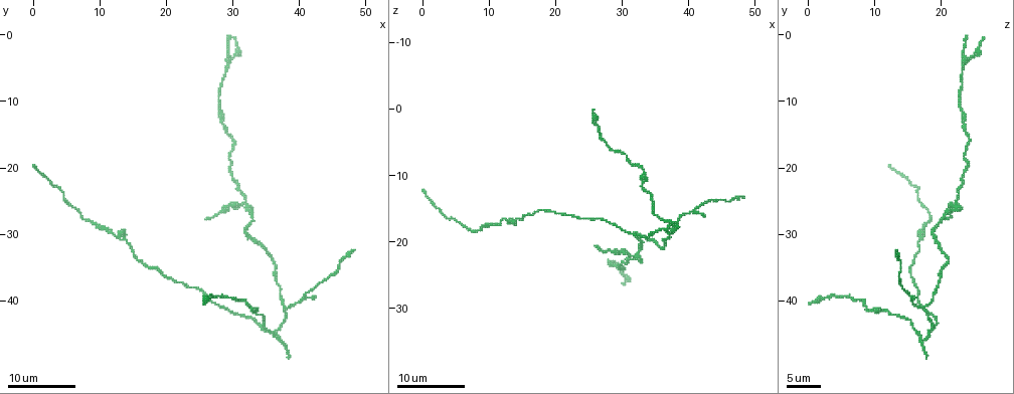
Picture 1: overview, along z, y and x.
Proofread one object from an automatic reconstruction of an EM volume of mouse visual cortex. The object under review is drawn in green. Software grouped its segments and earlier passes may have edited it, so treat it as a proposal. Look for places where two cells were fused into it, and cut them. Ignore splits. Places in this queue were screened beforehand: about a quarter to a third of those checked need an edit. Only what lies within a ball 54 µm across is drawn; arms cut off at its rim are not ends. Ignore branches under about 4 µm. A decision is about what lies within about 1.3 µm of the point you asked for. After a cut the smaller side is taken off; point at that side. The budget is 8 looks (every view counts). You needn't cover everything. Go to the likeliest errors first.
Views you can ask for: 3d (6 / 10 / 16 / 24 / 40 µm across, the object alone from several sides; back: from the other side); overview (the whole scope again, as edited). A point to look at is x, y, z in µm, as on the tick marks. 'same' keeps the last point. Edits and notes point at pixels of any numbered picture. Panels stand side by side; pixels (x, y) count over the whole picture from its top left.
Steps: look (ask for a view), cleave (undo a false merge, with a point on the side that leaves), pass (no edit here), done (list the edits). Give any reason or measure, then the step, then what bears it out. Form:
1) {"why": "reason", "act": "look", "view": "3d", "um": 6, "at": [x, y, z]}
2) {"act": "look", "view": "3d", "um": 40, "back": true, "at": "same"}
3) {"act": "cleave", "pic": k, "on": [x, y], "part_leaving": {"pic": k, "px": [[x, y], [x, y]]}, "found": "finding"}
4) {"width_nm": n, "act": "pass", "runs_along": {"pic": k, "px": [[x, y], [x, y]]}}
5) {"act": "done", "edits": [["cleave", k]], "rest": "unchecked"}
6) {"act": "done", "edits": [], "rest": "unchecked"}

{"why": "three-way junction", "act": "look", "view": "3d", "um": 24, "at": [32.0, 25.5, 22.5]}

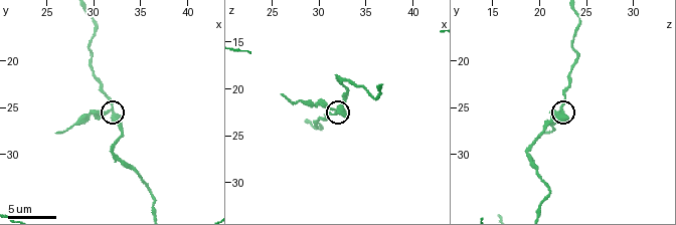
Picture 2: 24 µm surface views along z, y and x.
{"act": "look", "view": "3d", "um": 6, "at": [31.8, 25.4, 22.4]}

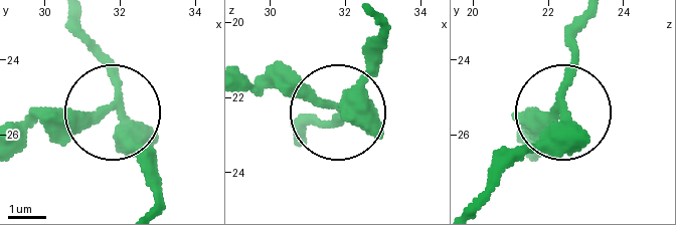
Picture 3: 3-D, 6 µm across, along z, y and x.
{"side_arm_um": 7, "arms": 3, "act": "cleave", "pic": 3, "on": [64, 132], "found": "a second cell is stuck on"}

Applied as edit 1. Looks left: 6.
{"why": "see it whole again", "act": "look", "view": "overview"}

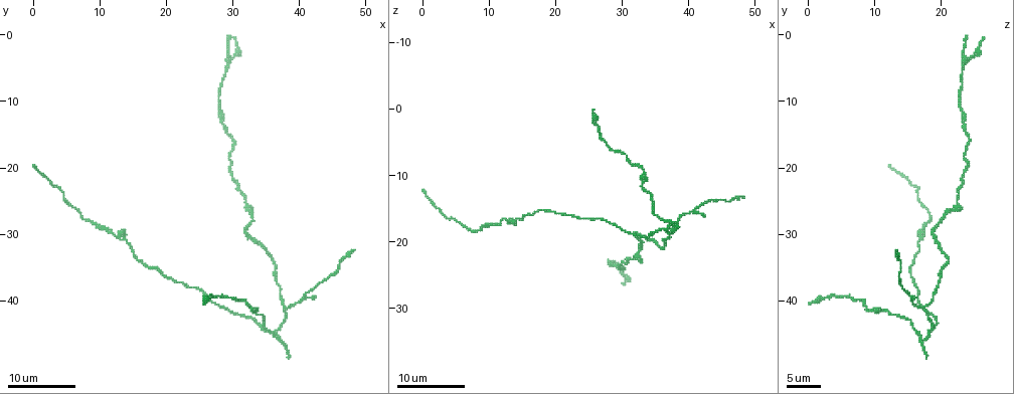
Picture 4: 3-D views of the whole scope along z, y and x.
{"why": "three arms meet", "act": "look", "view": "3d", "um": 16, "at": [36.0, 45.0, 18.0]}

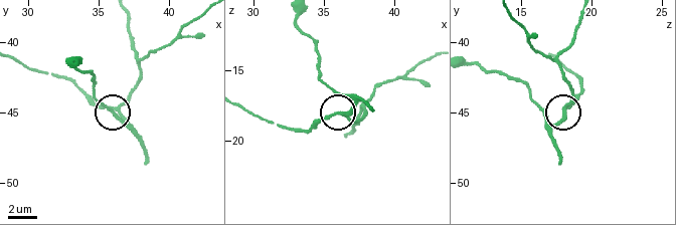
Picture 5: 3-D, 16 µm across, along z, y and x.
{"act": "look", "view": "3d", "um": 6, "at": [36.2, 44.6, 18.0]}

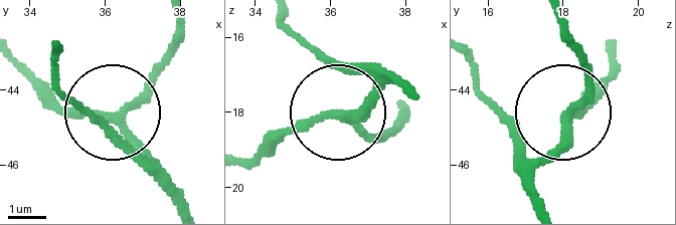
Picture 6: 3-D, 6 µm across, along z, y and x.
{"arms": 3, "act": "pass", "runs_along": {"pic": 6, "px": [[574, 50], [580, 95], [561, 144], [529, 179]]}, "found": "continuous, no second cell"}

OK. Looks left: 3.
{"why": "calibre changes", "act": "look", "view": "3d", "um": 24, "at": [28.5, 11.5, 23.0]}

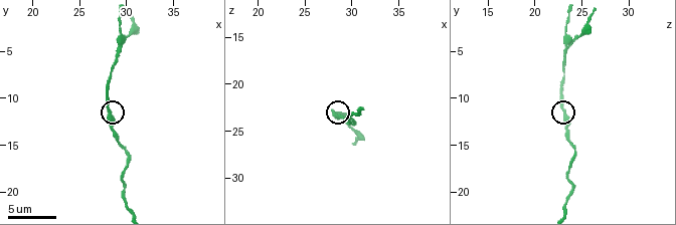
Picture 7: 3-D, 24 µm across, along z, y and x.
{"act": "look", "view": "3d", "um": 6, "at": [28.0, 11.4, 23.0]}

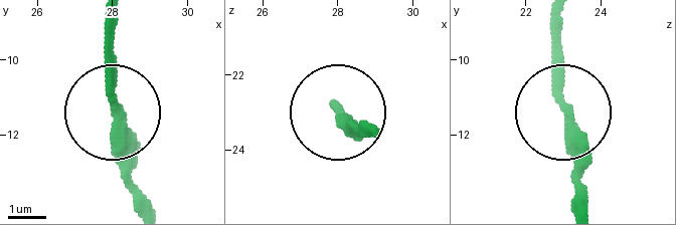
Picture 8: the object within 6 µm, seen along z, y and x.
{"act": "pass", "found": "one cell here"}

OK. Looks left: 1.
{"act": "done", "edits": [["cleave", 3]], "rest": "unchecked"}

